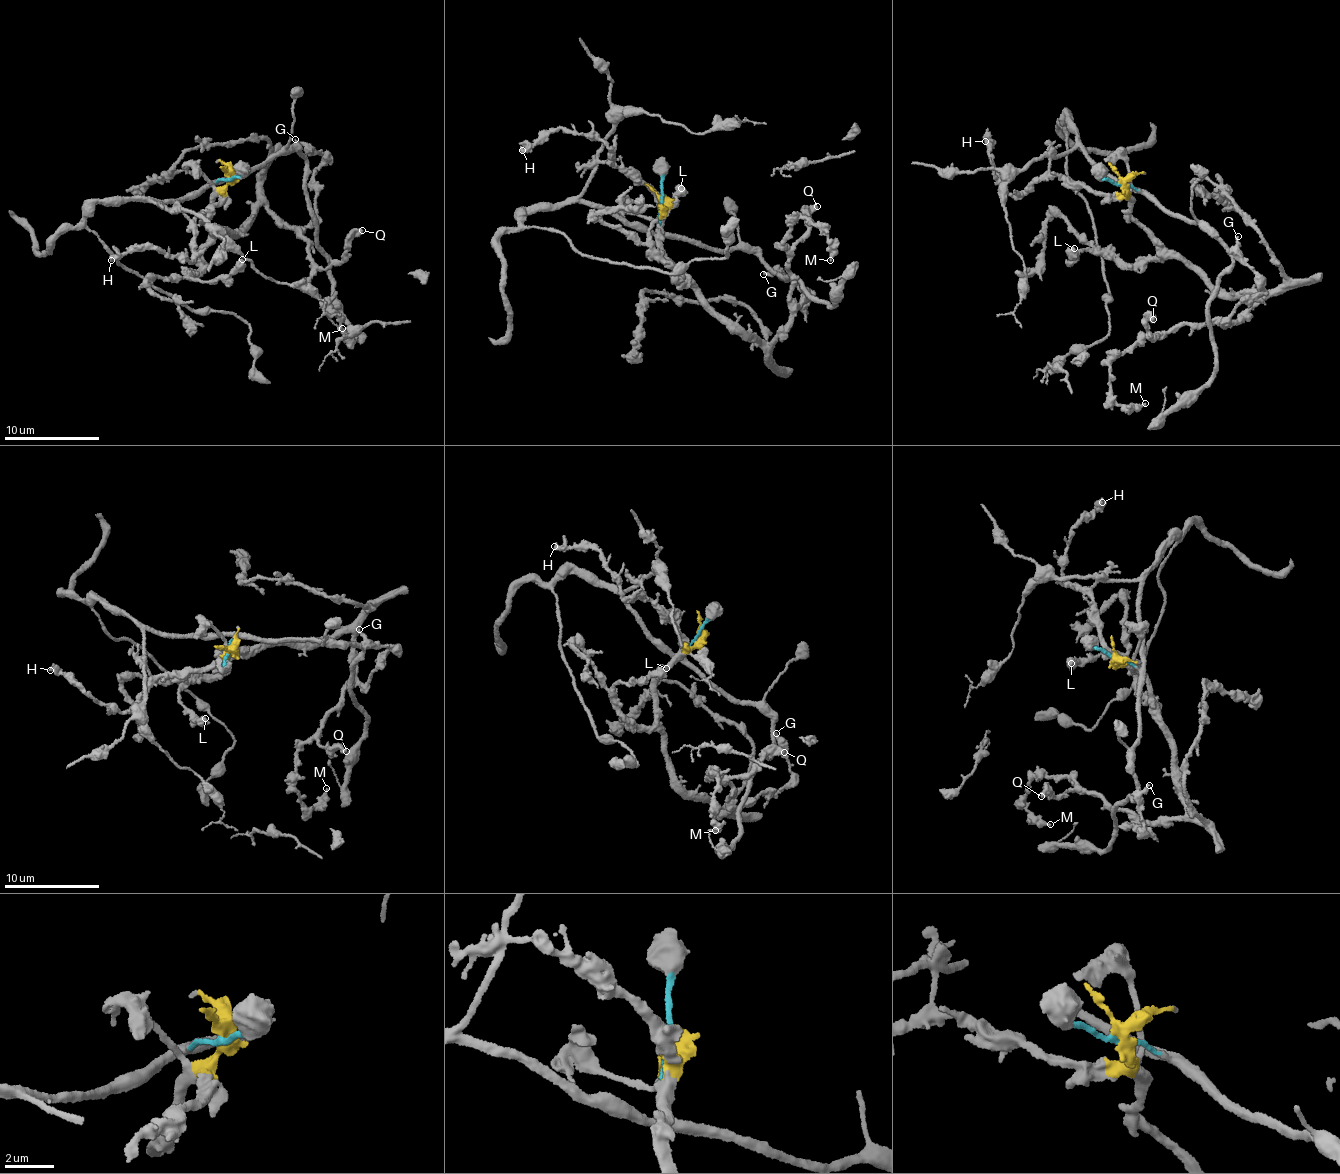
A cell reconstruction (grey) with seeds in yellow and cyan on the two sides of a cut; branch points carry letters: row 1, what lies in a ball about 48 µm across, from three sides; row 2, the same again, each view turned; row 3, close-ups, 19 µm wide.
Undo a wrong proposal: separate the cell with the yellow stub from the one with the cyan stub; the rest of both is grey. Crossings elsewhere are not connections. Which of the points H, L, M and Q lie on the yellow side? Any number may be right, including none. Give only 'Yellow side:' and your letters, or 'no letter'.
Yellow side: H, L, M, Q

